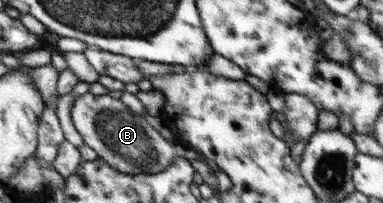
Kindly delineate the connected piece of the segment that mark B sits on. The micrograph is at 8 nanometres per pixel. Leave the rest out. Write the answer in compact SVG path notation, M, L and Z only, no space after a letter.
M89 92L75 98L70 109L70 119L74 128L82 137L82 143L88 145L98 158L105 160L117 171L129 175L153 175L167 169L177 156L188 160L201 159L208 167L215 167L210 159L178 143L167 142L155 129L145 122L141 114L135 114L121 100L108 94L91 95Z

